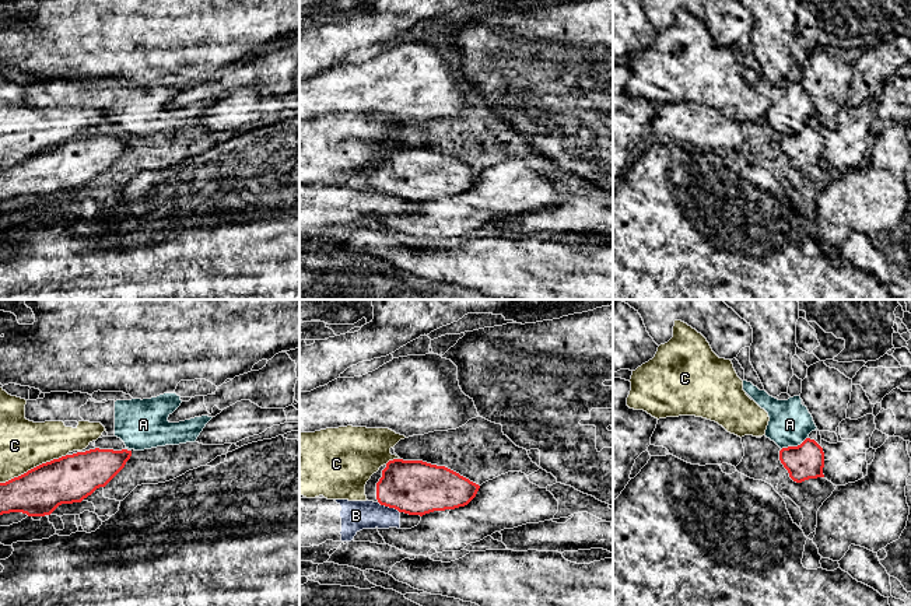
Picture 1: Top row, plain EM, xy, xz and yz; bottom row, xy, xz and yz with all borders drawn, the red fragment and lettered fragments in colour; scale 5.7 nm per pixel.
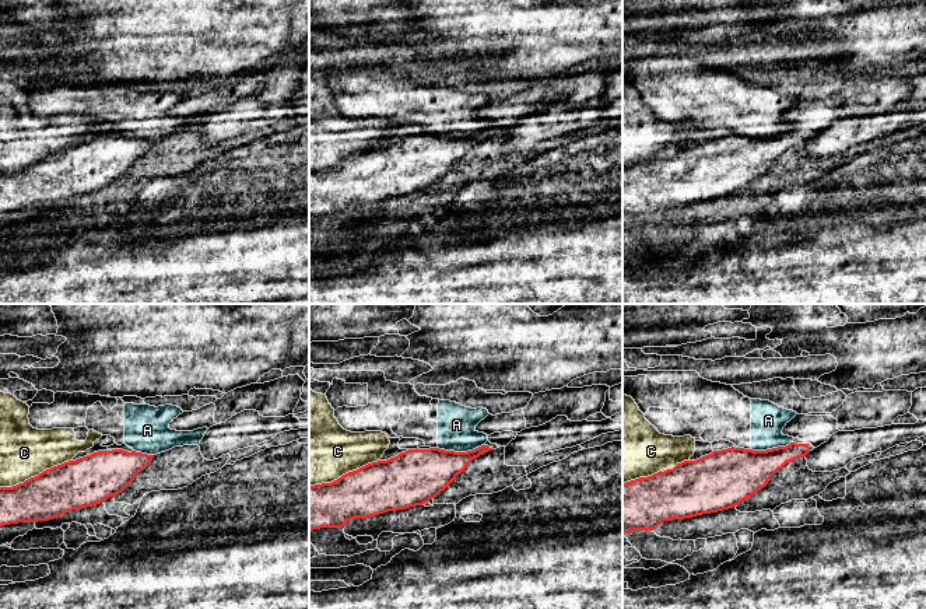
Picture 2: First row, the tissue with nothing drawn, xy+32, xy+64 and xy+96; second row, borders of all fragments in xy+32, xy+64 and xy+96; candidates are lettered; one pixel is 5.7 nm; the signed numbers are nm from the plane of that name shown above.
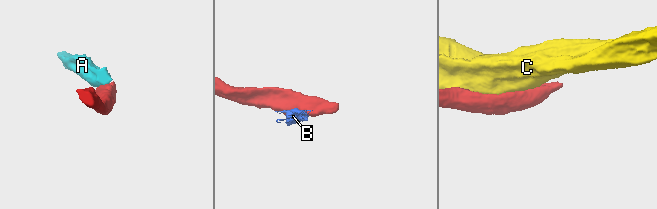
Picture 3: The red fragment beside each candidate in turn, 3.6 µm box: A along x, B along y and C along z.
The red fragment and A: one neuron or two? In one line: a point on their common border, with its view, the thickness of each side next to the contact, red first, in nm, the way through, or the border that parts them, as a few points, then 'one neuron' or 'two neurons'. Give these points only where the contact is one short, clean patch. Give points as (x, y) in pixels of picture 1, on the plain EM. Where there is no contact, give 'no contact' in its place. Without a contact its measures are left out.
yz (794, 133) | 200/240 nm | along yz (808, 123), (796, 132), (788, 132), (781, 136) | two neurons

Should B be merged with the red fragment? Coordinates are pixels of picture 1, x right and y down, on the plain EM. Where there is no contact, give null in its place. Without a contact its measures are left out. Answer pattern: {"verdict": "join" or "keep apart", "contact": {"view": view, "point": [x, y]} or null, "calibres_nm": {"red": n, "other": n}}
{"verdict": "keep apart", "contact": {"view": "xz", "point": [389, 193]}, "calibres_nm": {"red": 320, "other": 180}}

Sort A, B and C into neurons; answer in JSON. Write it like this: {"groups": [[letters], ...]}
{"groups": [["A"], ["B"], ["C"]]}

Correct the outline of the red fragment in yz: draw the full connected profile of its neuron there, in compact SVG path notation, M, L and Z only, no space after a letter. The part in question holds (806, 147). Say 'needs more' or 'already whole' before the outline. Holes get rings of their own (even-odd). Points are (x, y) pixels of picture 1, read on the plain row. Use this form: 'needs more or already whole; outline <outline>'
already whole; outline M806 125L798 133L782 134L779 147L796 169L824 164L824 139L814 126Z

